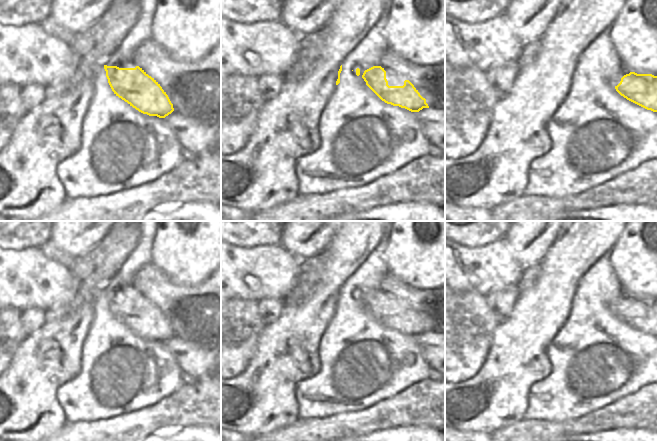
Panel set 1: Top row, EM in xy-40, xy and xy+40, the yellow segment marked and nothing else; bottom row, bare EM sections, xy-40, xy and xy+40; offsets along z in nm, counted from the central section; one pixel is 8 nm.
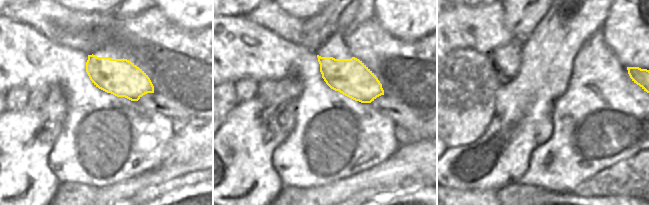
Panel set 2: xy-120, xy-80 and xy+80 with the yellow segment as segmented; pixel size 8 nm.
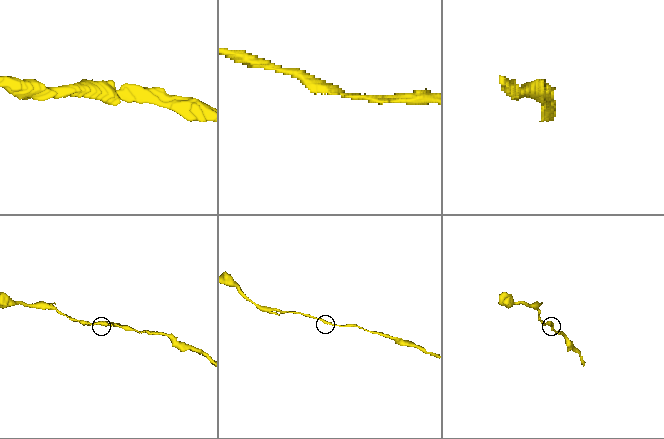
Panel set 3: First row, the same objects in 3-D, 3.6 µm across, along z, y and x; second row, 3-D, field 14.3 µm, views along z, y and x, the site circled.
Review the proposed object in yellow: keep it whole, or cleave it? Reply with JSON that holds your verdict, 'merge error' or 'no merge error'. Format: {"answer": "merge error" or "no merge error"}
{"answer": "no merge error"}

